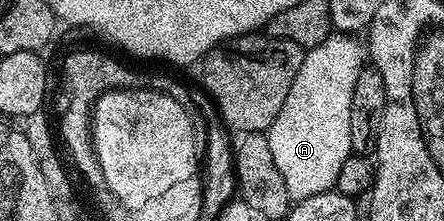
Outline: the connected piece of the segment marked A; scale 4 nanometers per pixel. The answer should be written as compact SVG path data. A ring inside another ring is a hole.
M333 32L322 43L305 51L300 70L291 82L284 106L267 131L274 162L284 178L291 201L308 199L310 196L333 189L345 160L351 157L350 104L353 102L354 85L364 70L364 48L361 41L359 44L356 39L358 38L351 33Z

